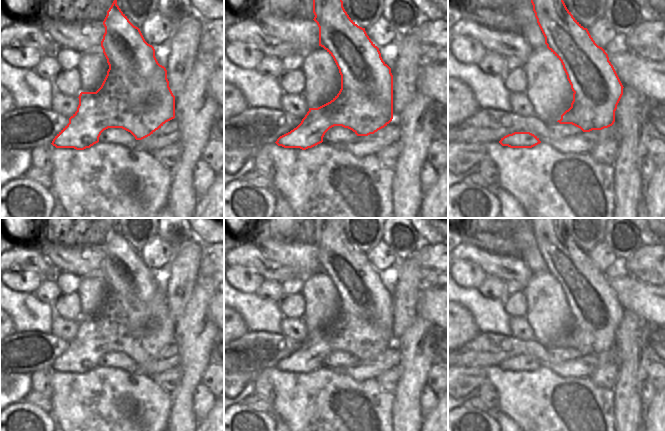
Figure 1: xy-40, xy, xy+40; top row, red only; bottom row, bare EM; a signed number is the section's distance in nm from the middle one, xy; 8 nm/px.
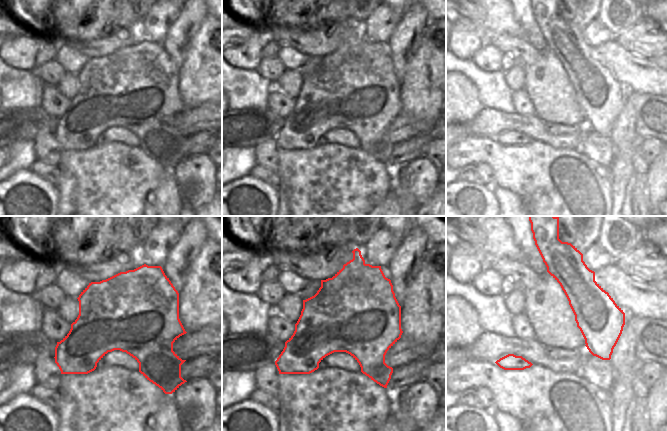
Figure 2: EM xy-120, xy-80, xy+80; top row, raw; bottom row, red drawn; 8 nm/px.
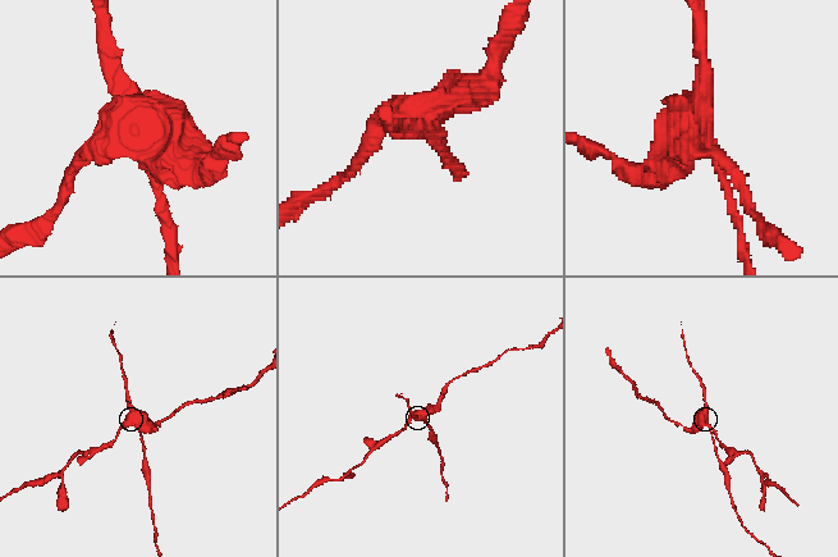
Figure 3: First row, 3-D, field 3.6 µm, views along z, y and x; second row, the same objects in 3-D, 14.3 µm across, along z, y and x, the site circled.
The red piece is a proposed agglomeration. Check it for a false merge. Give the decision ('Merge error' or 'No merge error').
Merge error

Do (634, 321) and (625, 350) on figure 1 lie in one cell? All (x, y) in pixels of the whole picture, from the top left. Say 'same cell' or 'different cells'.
same cell

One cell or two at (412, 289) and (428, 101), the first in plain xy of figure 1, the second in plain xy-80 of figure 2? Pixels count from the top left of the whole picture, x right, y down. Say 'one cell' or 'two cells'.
two cells

